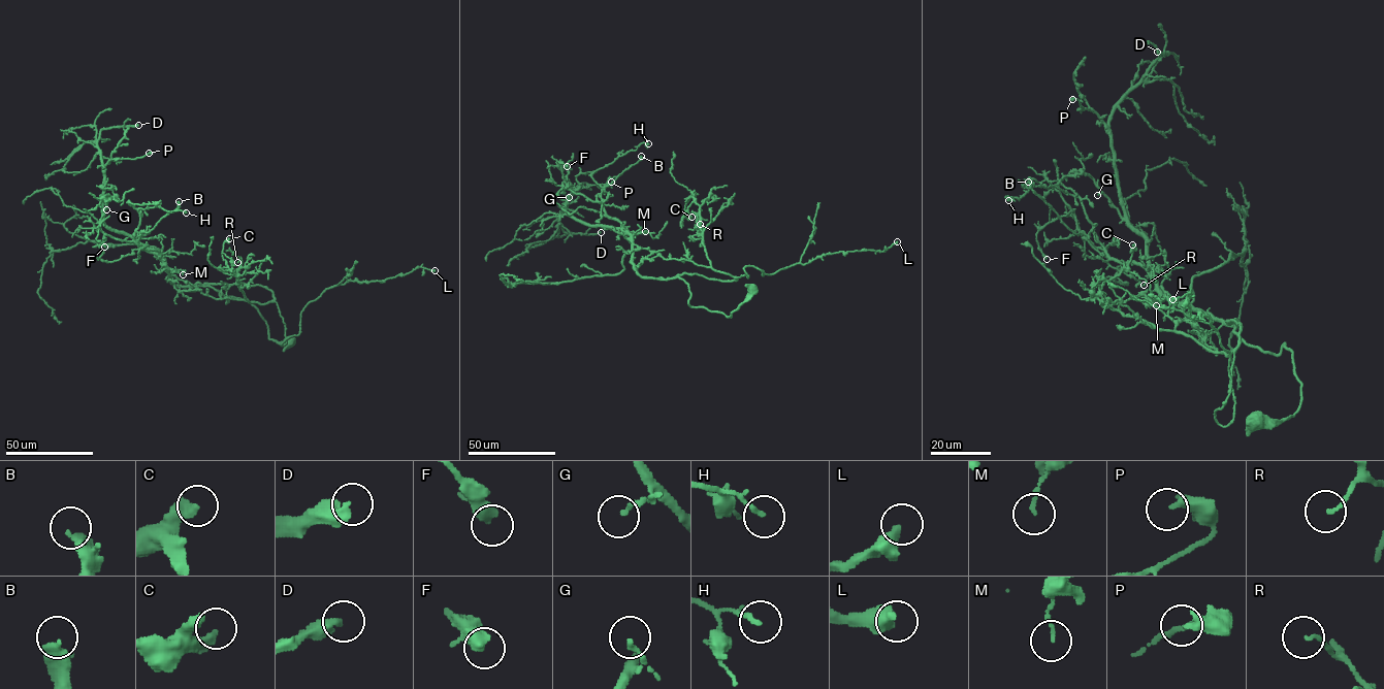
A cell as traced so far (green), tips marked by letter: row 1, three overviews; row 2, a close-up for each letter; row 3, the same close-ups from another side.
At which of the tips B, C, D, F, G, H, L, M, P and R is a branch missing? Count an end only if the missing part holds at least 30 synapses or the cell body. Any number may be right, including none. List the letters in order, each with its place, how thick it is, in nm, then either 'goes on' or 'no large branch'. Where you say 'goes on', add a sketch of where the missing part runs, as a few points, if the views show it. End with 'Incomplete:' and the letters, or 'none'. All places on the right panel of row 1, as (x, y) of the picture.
B: place (1028, 182); calibre 360 nm; no large branch
C: place (1132, 244); calibre 360 nm; no large branch
D: place (1157, 52); calibre 360 nm; goes on; course (1157, 52), (1124, 50), (1113, 35)
F: place (1047, 259); calibre 480 nm; no large branch
G: place (1097, 195); calibre 100 nm; no large branch
H: place (1008, 200); calibre 110 nm; no large branch
L: place (1172, 299); calibre 320 nm; no large branch
M: place (1156, 305); calibre 120 nm; no large branch
P: place (1072, 99); calibre 360 nm; no large branch
R: place (1144, 285); calibre 110 nm; no large branch
Incomplete: D

